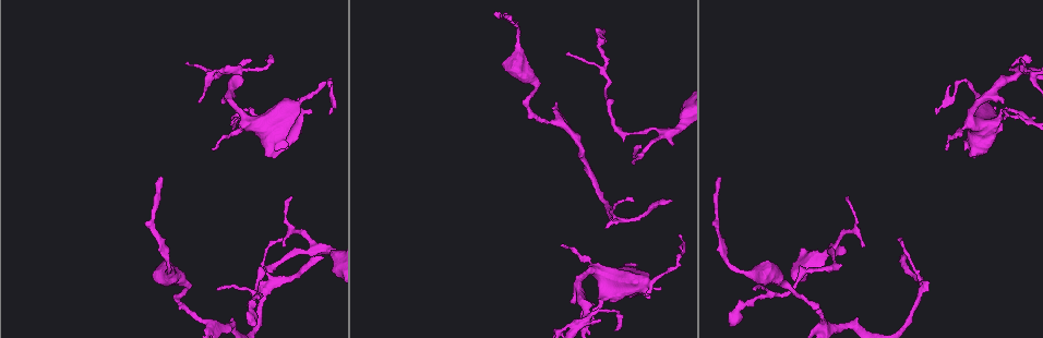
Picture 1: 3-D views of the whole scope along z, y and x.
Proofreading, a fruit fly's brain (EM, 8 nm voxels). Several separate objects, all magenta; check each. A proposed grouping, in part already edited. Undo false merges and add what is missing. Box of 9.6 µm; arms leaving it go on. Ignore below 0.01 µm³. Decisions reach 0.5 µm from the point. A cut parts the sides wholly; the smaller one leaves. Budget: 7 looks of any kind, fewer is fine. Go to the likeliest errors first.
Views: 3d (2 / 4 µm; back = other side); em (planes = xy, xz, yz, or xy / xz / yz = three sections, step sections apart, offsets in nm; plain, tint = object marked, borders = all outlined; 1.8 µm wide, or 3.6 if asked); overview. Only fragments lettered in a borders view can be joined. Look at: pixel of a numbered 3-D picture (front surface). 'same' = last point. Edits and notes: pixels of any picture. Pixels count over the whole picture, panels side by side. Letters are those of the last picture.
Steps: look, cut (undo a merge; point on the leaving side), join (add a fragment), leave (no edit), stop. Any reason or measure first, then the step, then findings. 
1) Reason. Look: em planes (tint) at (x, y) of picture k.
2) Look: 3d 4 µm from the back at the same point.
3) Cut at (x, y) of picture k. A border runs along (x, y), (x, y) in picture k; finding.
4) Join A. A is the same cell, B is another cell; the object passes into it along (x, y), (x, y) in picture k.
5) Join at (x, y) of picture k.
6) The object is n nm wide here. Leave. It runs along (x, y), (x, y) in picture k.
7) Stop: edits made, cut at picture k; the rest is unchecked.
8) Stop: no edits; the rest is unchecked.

Look: 3d 4 µm at (732, 326) of picture 1.

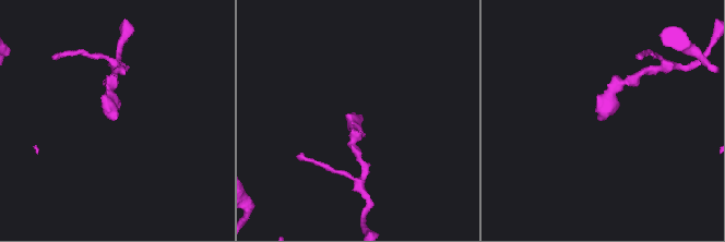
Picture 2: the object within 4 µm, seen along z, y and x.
Need the tissue. Look: em xz step 8 (tint) at (114, 118) of picture 2.

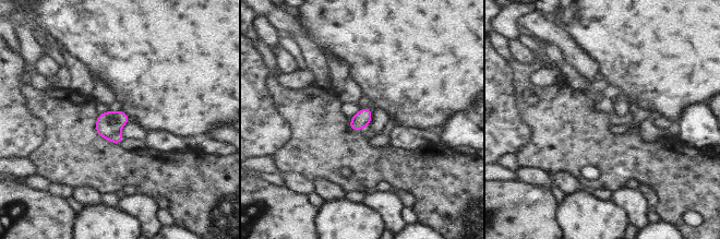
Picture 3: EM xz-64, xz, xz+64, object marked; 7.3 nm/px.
Another direction. Look: em planes (borders) at the same point.

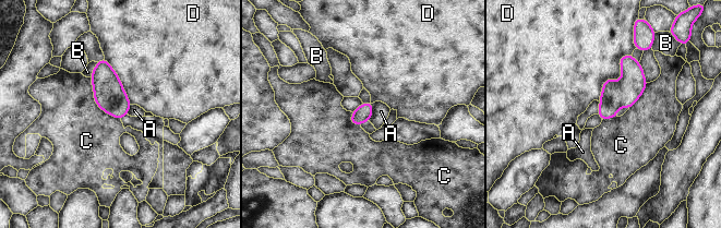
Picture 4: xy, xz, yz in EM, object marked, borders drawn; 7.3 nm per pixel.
Leave. A, B, C and D are other cells; a border runs along (91, 76), (95, 103), (120, 119) in picture 4; none of them fits.

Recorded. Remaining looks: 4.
Sudden change in width. Look: em 3.6 µm planes (borders) at (587, 316) of picture 1.

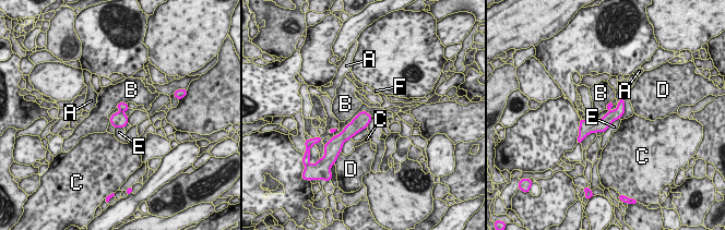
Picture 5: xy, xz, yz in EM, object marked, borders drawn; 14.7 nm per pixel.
Leave. A, B, C, D, E and F are other cells; it runs along (621, 103), (603, 124), (582, 131) in picture 5; all the same neuron.

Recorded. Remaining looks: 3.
Free end. Look: 3d 2 µm at (672, 200) of picture 1.

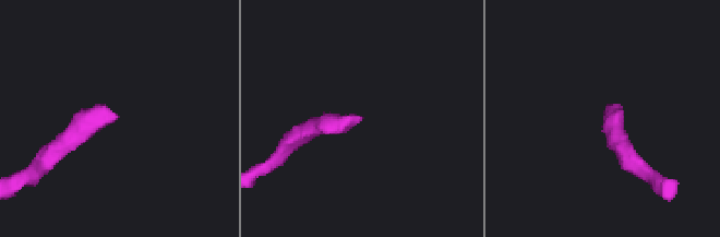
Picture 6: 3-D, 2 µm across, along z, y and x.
Shape alone is not enough. Look: em yz step 8 (borders) at (611, 116) of picture 6.

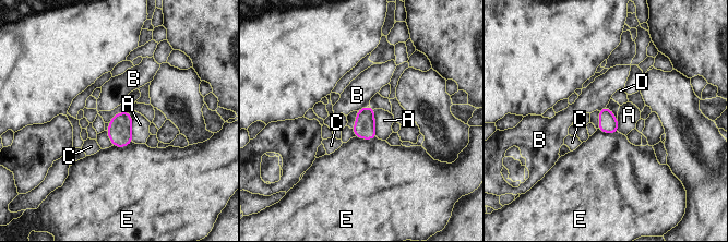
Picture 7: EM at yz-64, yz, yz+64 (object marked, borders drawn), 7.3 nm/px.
Leave. A, B, C, D and E are other cells; a border runs along (367, 106), (357, 111) in picture 7; no lettered fragment goes on from it.

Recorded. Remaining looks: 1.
Stop: no edits; the rest is unchecked.

